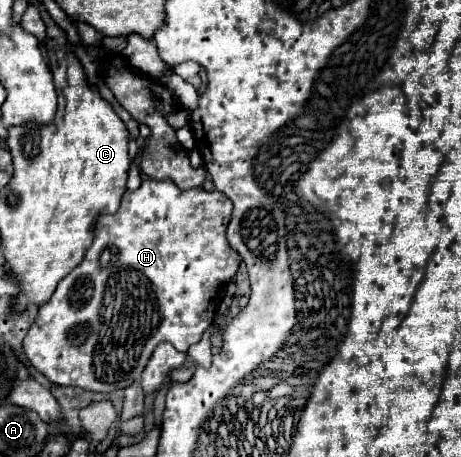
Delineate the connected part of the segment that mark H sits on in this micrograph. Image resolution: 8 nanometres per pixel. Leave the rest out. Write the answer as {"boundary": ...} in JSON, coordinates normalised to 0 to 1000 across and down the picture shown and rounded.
{"boundary":[[[312,392],[304,414],[273,418],[269,431],[265,431],[260,457],[247,470],[213,475],[213,484],[204,492],[204,527],[191,540],[191,549],[182,558],[182,571],[169,584],[161,584],[126,619],[126,628],[121,628],[117,646],[108,650],[108,659],[100,659],[87,672],[78,702],[61,720],[61,733],[52,737],[52,772],[65,790],[65,799],[117,842],[174,847],[174,851],[187,851],[187,856],[217,856],[217,860],[243,860],[243,856],[256,856],[256,851],[273,851],[295,829],[304,829],[304,816],[312,812],[312,803],[317,803],[317,794],[321,794],[321,786],[325,786],[325,777],[330,777],[330,768],[338,764],[343,751],[369,746],[386,768],[403,772],[408,759],[416,751],[430,751],[438,742],[438,729],[460,711],[477,641],[495,624],[503,602],[516,593],[516,580],[525,571],[521,558],[495,536],[495,523],[490,523],[490,497],[499,488],[499,470],[503,470],[499,435],[490,435],[490,427],[482,427],[469,414],[447,418],[443,409],[421,409],[421,414],[399,418],[369,392],[347,392],[347,396],[343,392]]]}

